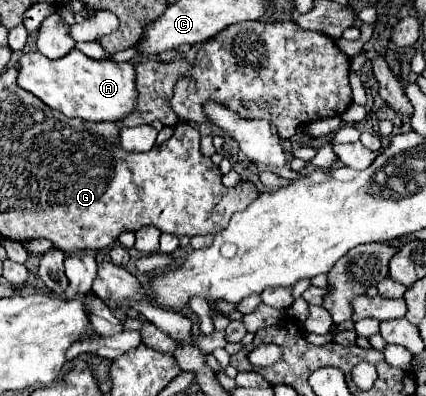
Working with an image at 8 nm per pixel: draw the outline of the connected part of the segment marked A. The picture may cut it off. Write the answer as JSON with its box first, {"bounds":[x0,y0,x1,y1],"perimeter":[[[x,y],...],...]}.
{"bounds":[17,49,137,123],"perimeter":[[[73,49],[61,59],[47,59],[39,51],[27,53],[19,59],[17,85],[39,97],[51,109],[61,111],[67,117],[79,117],[87,121],[111,121],[119,123],[137,107],[135,67],[133,63],[111,63],[109,59],[91,59],[79,49]]]}

